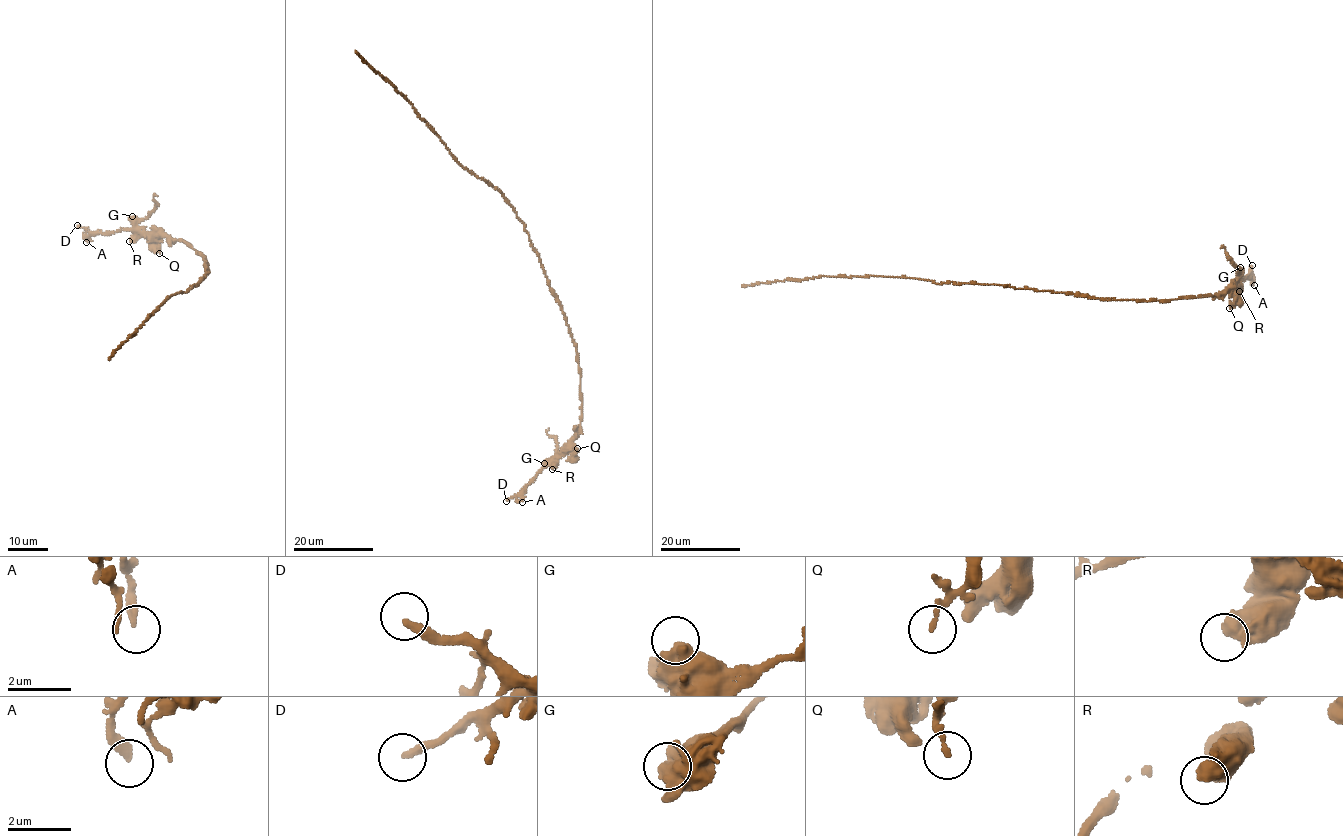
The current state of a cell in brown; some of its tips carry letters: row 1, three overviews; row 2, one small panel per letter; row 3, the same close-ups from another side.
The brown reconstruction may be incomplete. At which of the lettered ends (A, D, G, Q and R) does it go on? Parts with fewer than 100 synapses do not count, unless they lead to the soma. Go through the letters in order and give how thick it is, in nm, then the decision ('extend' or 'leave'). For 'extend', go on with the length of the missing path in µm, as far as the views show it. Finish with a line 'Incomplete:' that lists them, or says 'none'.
A: 240 nm thick; leave
D: 260 nm thick; extend; about 70 µm are missing
G: 700 nm thick; leave
Q: 180 nm thick; leave
R: 600 nm thick; leave
Incomplete: D

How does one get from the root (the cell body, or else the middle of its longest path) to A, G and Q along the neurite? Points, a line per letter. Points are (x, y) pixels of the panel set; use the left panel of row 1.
A: (205, 270), (203, 256), (165, 235), (134, 229), (110, 234), (87, 231), (86, 242)
G: (205, 270), (204, 257), (193, 248), (180, 240), (146, 234), (132, 216)
Q: (205, 270), (203, 256), (180, 240), (157, 234), (159, 253)

